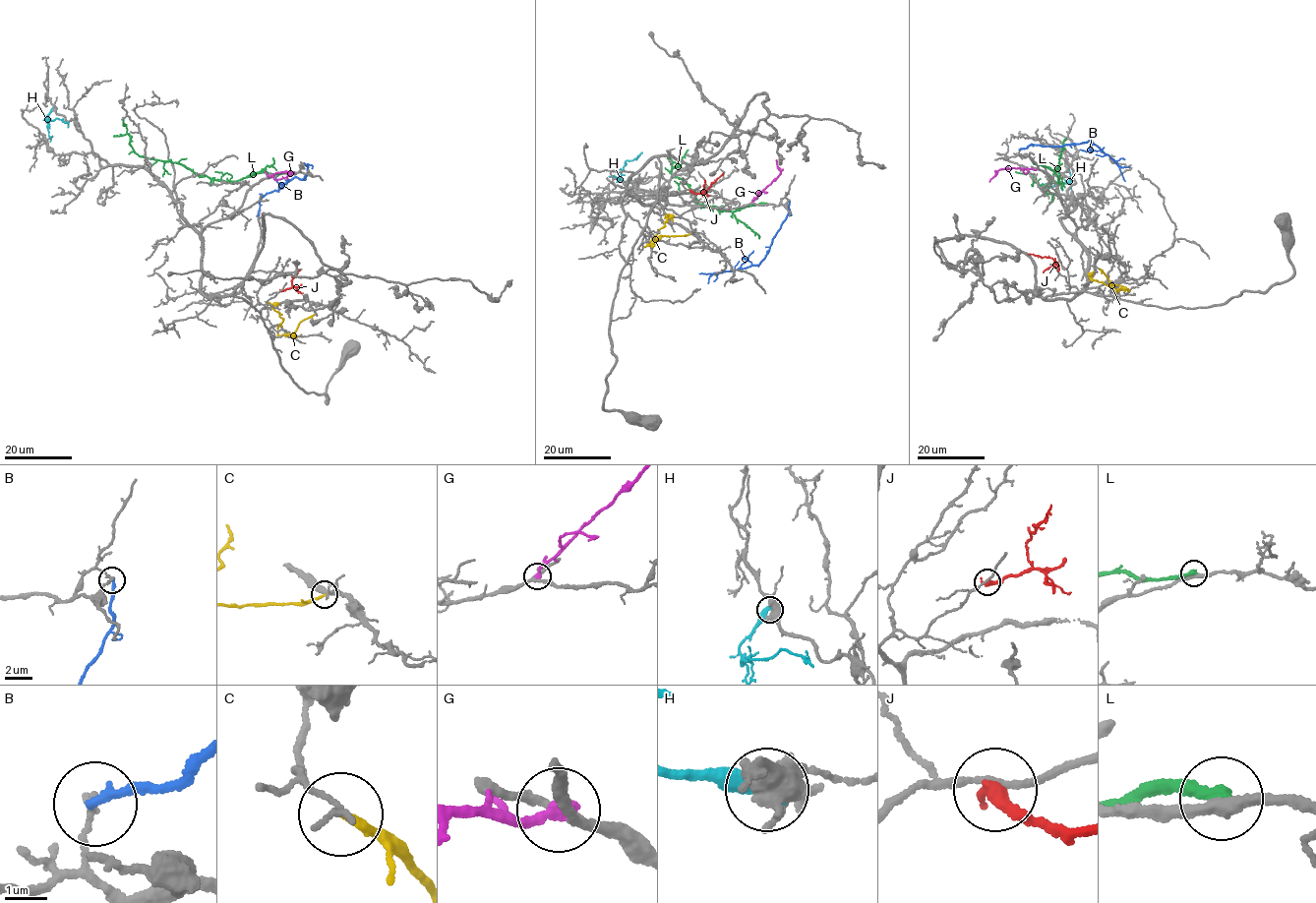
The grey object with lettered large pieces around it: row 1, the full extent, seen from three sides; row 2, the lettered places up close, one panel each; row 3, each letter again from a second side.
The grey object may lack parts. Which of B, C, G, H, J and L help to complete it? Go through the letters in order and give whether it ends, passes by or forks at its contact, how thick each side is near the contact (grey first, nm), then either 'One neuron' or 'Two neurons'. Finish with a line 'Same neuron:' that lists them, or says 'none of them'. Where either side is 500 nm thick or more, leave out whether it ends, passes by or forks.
B: It ends there. Thickness 170 nm (grey) against 220 nm. Two neurons
C: It ends there. Thickness 170 nm (grey) against 220 nm. Two neurons
G: It ends there. Thickness 200 nm (grey) against 340 nm. Two neurons
H: It ends there. Thickness 440 nm (grey) against 420 nm. Two neurons
J: It ends there. Thickness 150 nm (grey) against 380 nm. Two neurons
L: It ends there. Thickness 320 nm (grey) against 360 nm. Two neurons
Same neuron: none of them

